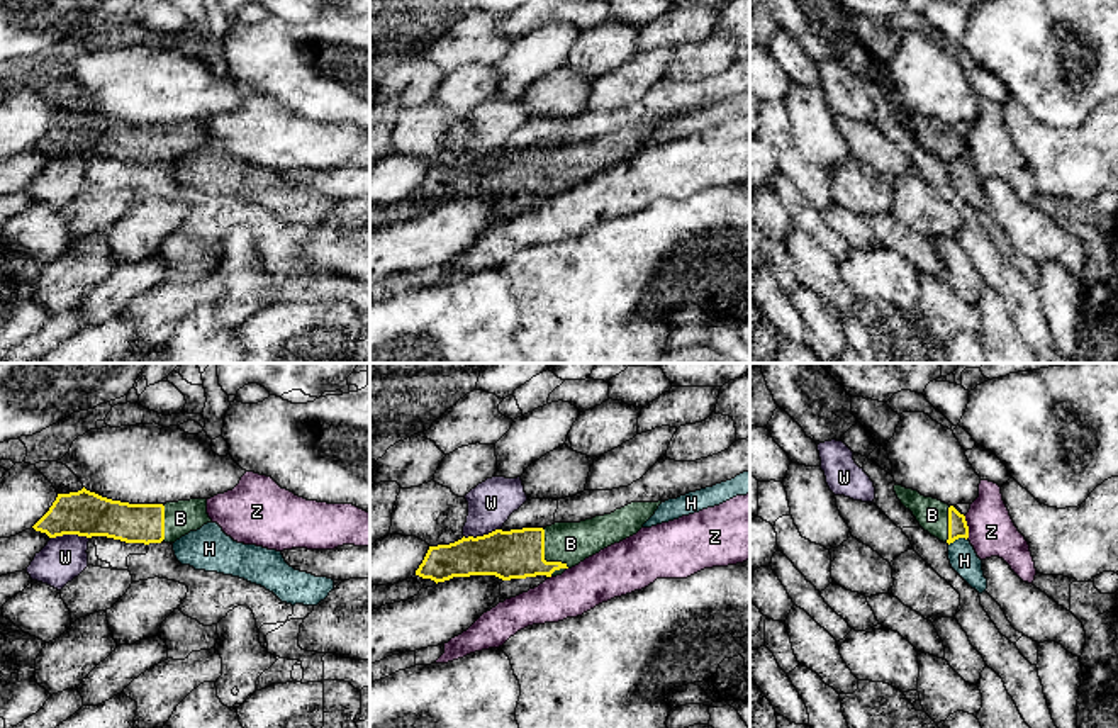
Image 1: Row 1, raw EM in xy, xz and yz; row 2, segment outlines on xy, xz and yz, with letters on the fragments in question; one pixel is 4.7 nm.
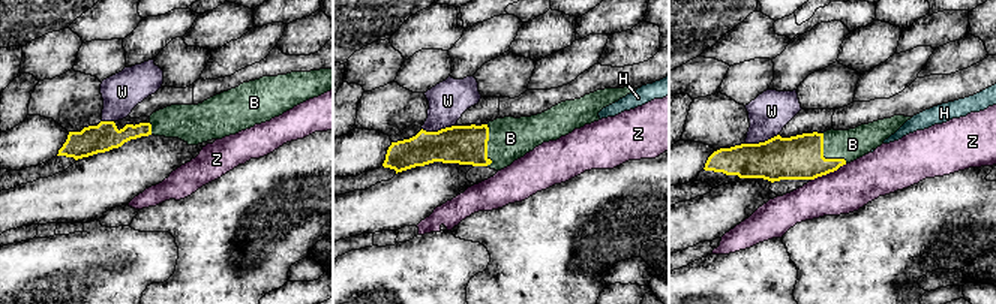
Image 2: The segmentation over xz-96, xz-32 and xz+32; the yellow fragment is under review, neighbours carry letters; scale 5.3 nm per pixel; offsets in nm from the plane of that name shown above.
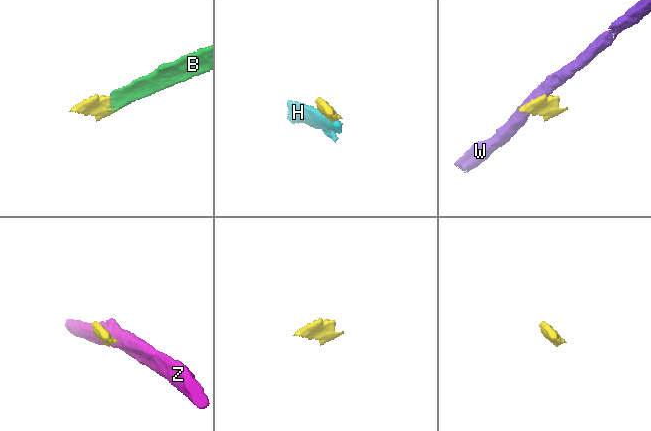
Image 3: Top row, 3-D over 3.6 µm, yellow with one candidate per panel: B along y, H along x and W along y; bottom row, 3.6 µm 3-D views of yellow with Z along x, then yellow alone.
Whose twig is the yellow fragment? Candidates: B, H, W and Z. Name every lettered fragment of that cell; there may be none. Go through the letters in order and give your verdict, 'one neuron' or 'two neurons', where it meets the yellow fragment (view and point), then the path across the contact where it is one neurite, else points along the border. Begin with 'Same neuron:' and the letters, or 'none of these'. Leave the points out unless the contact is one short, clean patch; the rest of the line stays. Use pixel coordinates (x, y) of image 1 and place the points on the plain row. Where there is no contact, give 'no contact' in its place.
Same neuron: B
B: one neuron; meets yellow in xz at (548, 182); runs through xz (518, 173), (540, 173), (548, 182), (570, 163)
H: two neurons; meets yellow in yz at (957, 158); border along yz (966, 158), (955, 158), (949, 165)
W: two neurons; meets yellow in xy at (70, 153)
Z: two neurons; meets yellow in yz at (967, 148); border along yz (964, 136), (967, 158)

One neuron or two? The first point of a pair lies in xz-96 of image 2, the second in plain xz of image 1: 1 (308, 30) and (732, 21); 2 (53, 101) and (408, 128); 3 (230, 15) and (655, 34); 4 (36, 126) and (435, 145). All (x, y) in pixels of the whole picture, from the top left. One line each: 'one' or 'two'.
1: two
2: one
3: two
4: two

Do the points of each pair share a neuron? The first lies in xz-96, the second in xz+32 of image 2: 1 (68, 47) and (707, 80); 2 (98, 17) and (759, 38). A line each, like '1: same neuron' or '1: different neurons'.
1: same neuron
2: same neuron

